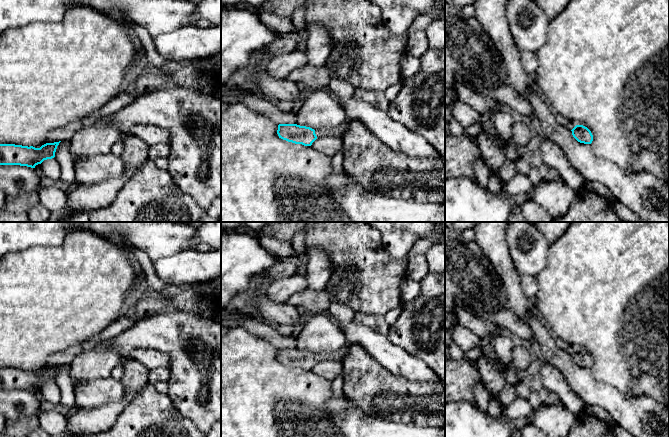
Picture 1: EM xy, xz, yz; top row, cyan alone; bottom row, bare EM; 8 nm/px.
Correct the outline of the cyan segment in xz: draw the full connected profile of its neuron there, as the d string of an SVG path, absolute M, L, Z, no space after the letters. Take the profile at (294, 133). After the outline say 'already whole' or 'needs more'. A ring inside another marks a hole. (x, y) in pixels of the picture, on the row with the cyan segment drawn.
M349 120L336 127L314 130L310 127L297 124L279 124L277 134L279 138L295 144L311 146L318 137L343 137L349 126Z; needs more

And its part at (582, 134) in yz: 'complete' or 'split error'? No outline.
complete

